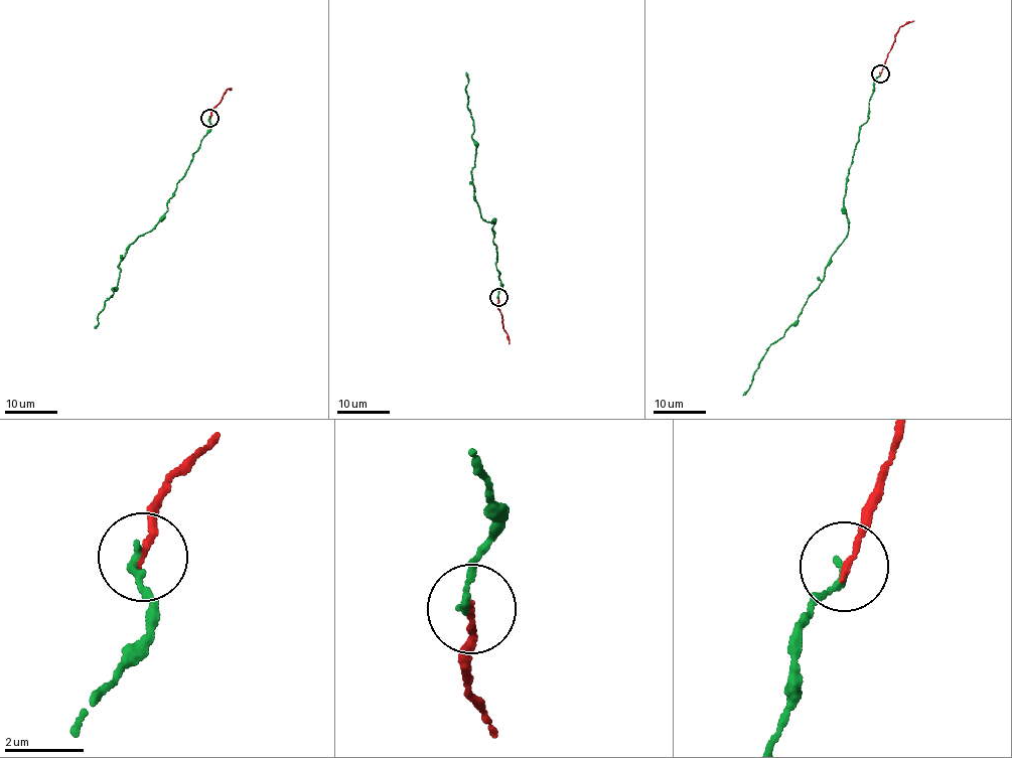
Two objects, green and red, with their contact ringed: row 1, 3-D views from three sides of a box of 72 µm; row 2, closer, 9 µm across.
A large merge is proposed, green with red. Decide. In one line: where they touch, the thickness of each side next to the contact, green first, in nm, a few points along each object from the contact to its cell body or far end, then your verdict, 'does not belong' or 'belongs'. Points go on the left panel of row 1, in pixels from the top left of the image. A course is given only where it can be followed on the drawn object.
place (209, 118); calibres 170 and 150 nm; course green (209, 119), (210, 131), (166, 203), (168, 211), (131, 245), (118, 265), (119, 282), (105, 301), (95, 327); course red (209, 119), (212, 107), (221, 102), (224, 92), (230, 90); belongs

